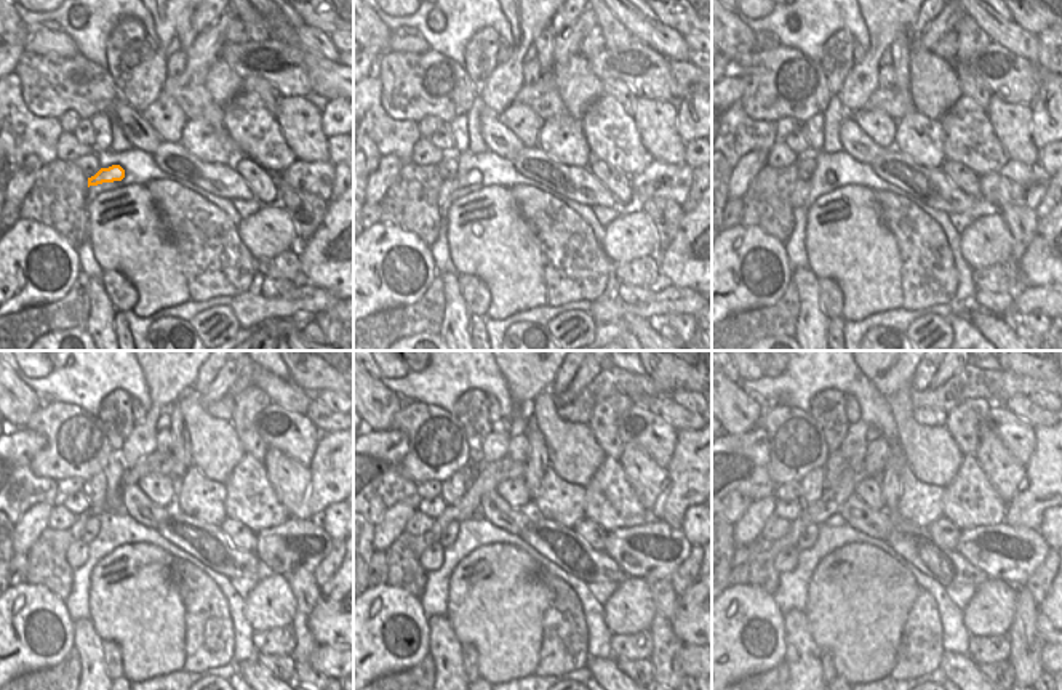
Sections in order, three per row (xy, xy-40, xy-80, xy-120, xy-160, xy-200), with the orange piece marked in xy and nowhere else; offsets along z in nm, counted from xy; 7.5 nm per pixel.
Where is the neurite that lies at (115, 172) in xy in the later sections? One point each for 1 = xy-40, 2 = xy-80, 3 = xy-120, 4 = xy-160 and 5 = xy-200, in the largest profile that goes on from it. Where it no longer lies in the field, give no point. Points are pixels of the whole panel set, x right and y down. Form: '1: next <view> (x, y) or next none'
1: next xy-40 (447, 188)
2: next xy-80 (800, 191)
3: next xy-120 (77, 554)
4: next xy-160 (432, 559)
5: next xy-200 (786, 561)

